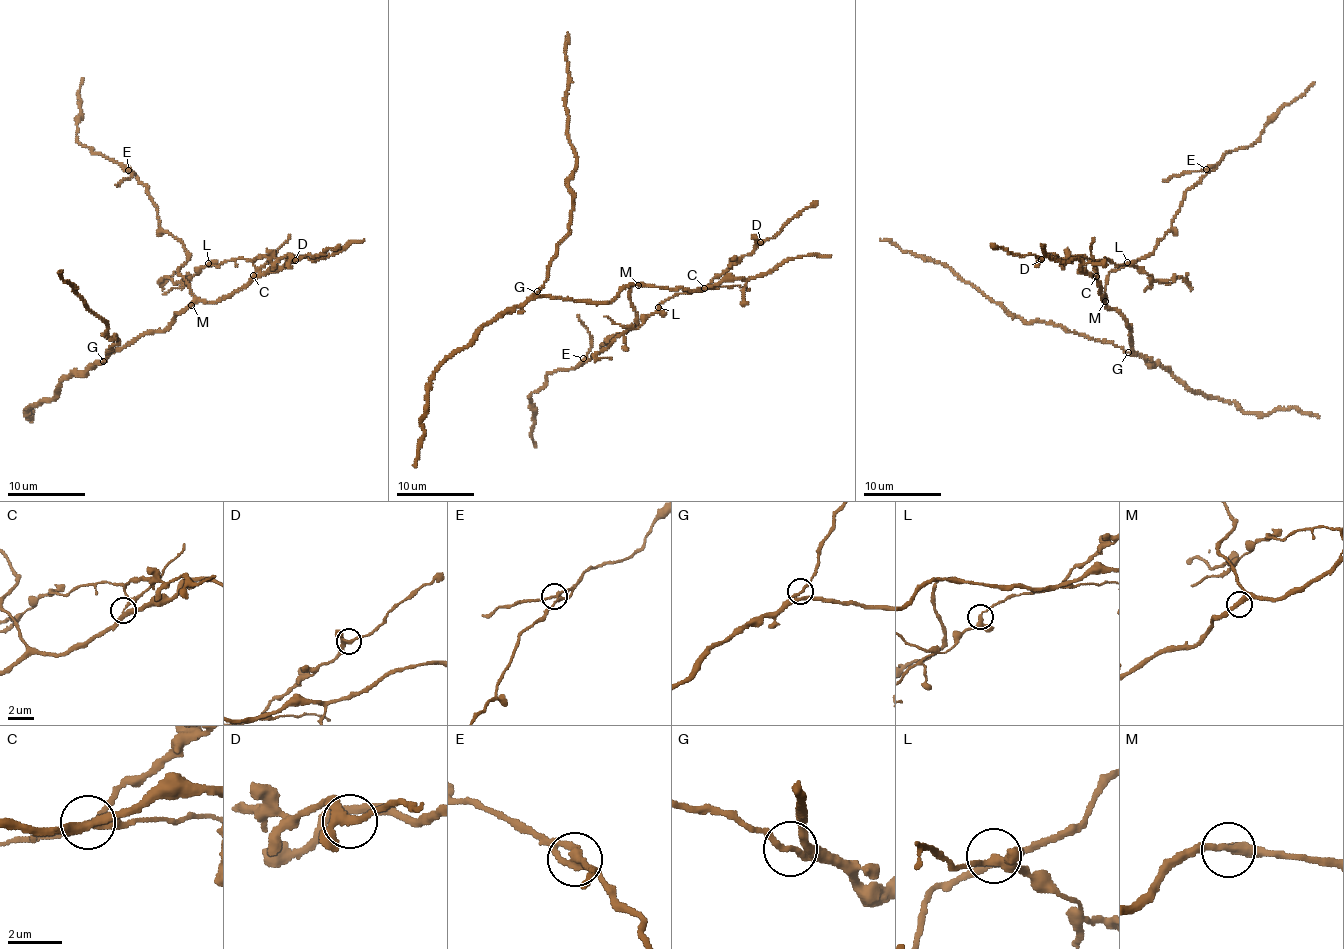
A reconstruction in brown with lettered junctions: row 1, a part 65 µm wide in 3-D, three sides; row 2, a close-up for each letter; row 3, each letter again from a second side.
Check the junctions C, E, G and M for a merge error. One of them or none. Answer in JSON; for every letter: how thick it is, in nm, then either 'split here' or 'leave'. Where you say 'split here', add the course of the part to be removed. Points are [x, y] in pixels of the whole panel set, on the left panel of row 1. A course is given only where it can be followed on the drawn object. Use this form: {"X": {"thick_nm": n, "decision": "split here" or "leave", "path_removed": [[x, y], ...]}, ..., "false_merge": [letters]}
{"C": {"thick_nm": 280, "decision": "split here", "path_removed": [[253, 275], [255, 265], [245, 259], [201, 267], [188, 280], [177, 283], [161, 279], [166, 281], [175, 271]]}, "E": {"thick_nm": 240, "decision": "leave"}, "G": {"thick_nm": 220, "decision": "leave"}, "M": {"thick_nm": 280, "decision": "leave"}, "false_merge": ["C"]}

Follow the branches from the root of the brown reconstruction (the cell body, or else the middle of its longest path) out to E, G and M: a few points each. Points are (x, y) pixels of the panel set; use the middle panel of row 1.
E: (619, 293), (642, 284), (636, 282), (630, 293), (636, 321), (628, 332), (610, 336), (588, 360), (583, 358)
G: (619, 293), (609, 301), (577, 302), (551, 298), (537, 291)
M: (619, 293), (630, 285), (638, 285)

